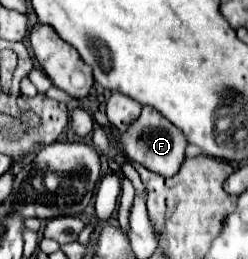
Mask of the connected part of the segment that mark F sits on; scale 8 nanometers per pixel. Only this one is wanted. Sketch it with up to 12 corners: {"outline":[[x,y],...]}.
{"outline":[[143,107],[123,135],[127,155],[173,177],[183,159],[183,133]]}

